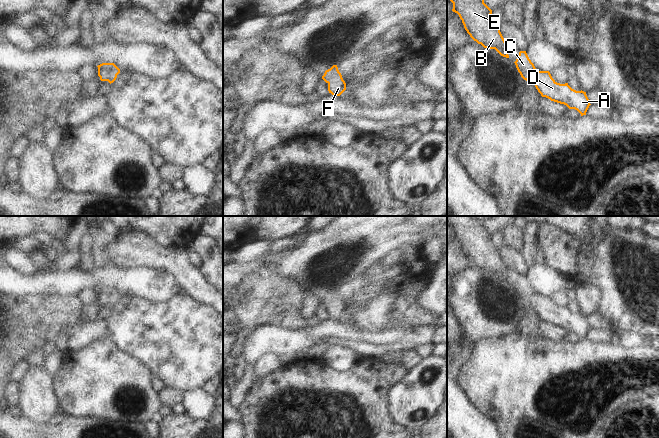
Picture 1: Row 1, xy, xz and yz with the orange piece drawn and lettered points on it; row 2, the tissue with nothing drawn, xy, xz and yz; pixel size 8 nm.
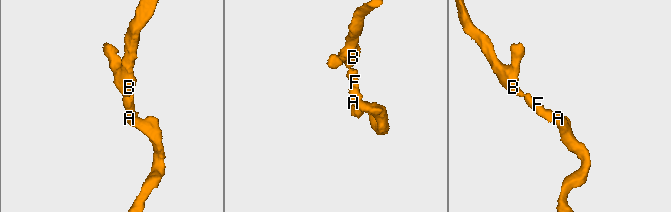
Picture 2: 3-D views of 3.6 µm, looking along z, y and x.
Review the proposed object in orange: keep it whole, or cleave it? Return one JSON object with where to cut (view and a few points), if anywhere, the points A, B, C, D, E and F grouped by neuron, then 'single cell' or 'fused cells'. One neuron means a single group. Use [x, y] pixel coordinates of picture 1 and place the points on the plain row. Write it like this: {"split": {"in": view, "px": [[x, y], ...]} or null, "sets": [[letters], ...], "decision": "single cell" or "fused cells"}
{"split": null, "sets": [["A", "B", "C", "D", "E", "F"]], "decision": "single cell"}

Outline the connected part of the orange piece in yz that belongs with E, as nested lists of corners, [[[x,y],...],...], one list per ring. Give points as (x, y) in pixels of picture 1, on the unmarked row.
[[[447,216],[447,220],[453,227],[452,235],[459,239],[470,261],[484,272],[495,273],[501,280],[509,282],[508,268],[493,245],[492,234],[484,227],[484,221],[473,216]]]

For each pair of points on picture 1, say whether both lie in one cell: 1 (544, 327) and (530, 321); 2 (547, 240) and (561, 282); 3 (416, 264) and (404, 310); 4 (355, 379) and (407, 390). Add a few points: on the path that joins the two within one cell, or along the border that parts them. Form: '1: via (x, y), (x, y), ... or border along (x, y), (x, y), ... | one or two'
1: border along (541, 320), (537, 332), (539, 336) | two
2: border along (544, 264), (560, 273), (568, 275), (573, 280) | two
3: via (405, 275), (399, 281), (399, 296), (401, 299) | one
4: border along (409, 371), (391, 388), (389, 410) | two

